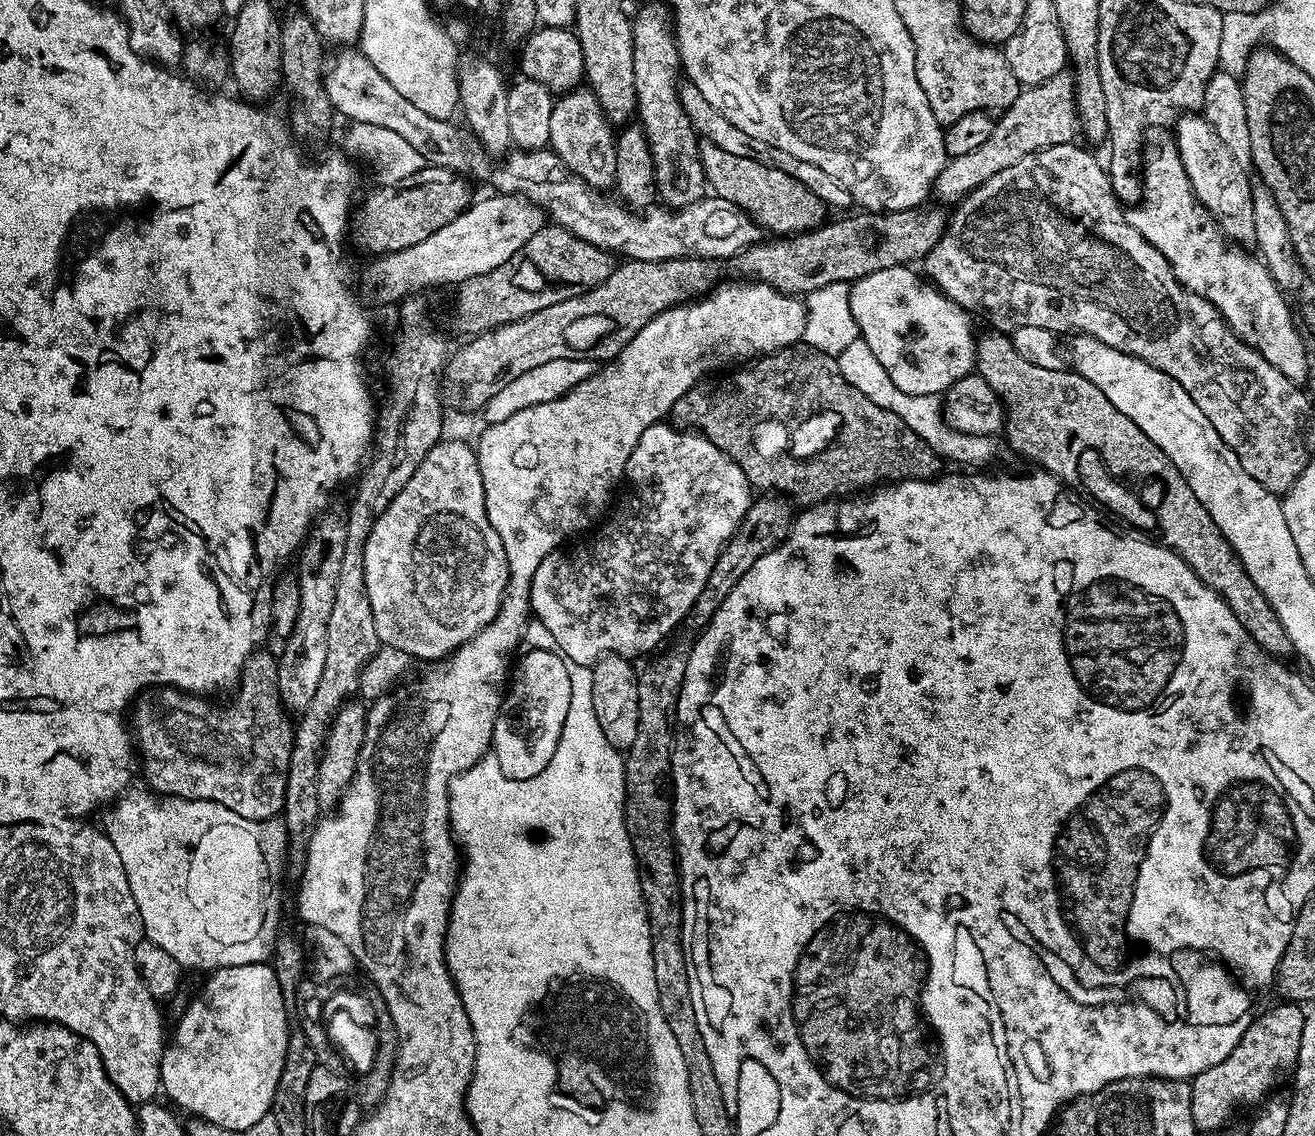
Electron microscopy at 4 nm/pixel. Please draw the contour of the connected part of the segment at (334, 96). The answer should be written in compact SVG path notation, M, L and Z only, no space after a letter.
M348 46L339 52L341 53L337 56L334 64L329 70L327 67L327 70L323 73L324 88L335 113L339 115L341 113L348 117L349 121L374 124L374 126L387 128L387 130L401 135L407 143L422 154L425 163L431 167L450 169L463 174L469 181L475 183L488 182L493 178L495 159L485 150L485 147L473 131L465 125L460 124L458 126L454 124L455 121L451 119L444 120L429 116L421 109L413 106L403 94L393 87L389 80L382 76L382 73L372 65L372 62L359 49Z

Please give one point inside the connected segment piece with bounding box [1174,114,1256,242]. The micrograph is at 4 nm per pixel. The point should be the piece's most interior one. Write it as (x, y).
(1220, 183)

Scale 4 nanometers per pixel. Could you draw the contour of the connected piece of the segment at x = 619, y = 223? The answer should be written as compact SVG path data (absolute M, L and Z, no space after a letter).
M516 150L507 157L504 163L506 164L500 174L500 184L504 188L501 189L519 190L529 200L538 204L555 223L567 232L572 232L578 238L599 248L607 248L614 254L621 252L621 257L629 260L686 260L691 258L717 262L728 259L731 261L747 250L751 244L761 243L762 240L760 225L747 212L743 212L734 202L726 202L726 198L715 194L705 195L704 199L694 202L688 208L653 206L636 211L625 206L619 199L607 200L603 191L593 188L580 176L575 176L551 150L538 152Z

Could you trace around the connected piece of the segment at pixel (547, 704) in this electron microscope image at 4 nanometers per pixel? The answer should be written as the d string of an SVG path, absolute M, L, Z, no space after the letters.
M528 650L524 654L517 664L515 661L510 683L503 693L490 749L502 774L511 780L534 778L534 774L546 770L546 762L554 758L566 710L570 710L570 674L566 674L564 656L559 651L546 650L540 650L540 654Z

